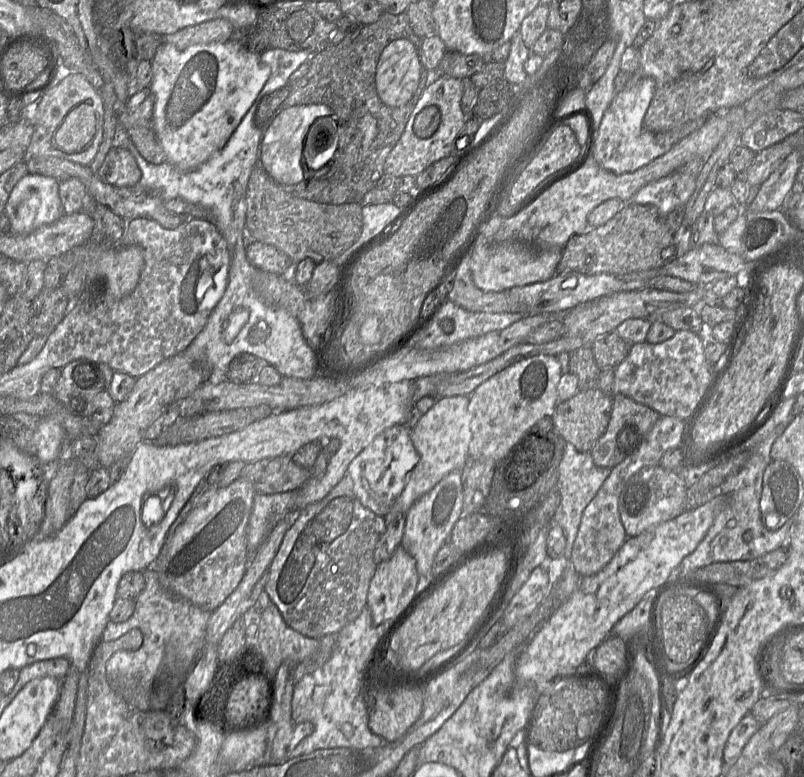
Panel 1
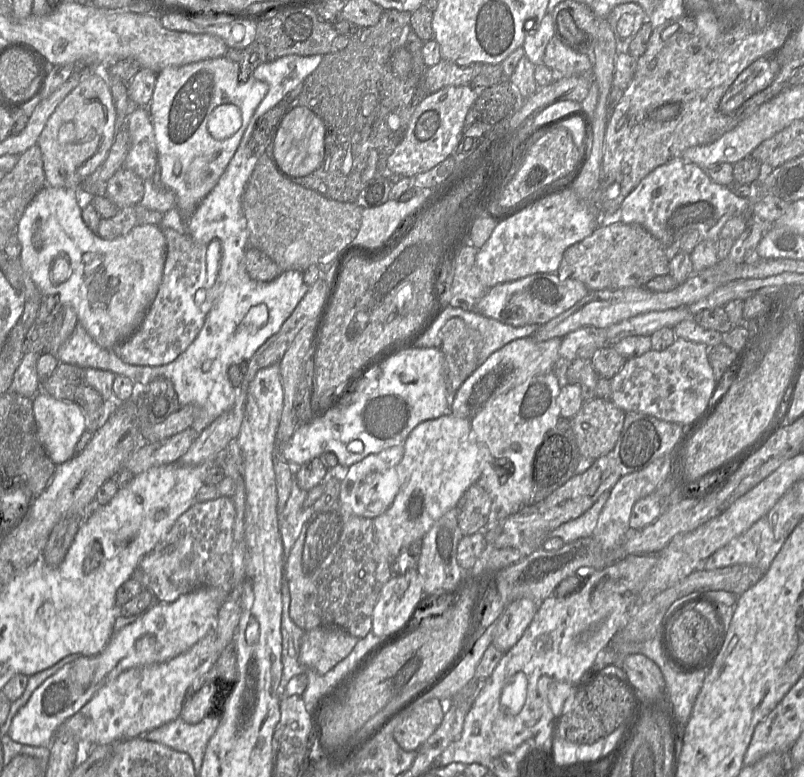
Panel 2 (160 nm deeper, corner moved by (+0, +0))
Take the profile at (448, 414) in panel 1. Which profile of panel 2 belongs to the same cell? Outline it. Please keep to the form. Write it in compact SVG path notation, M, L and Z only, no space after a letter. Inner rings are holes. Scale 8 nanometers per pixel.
M451 413L427 420L410 433L397 466L401 488L391 506L373 519L377 548L390 562L404 547L420 542L441 516L457 507L467 488L479 480L479 451L471 437L471 420Z

